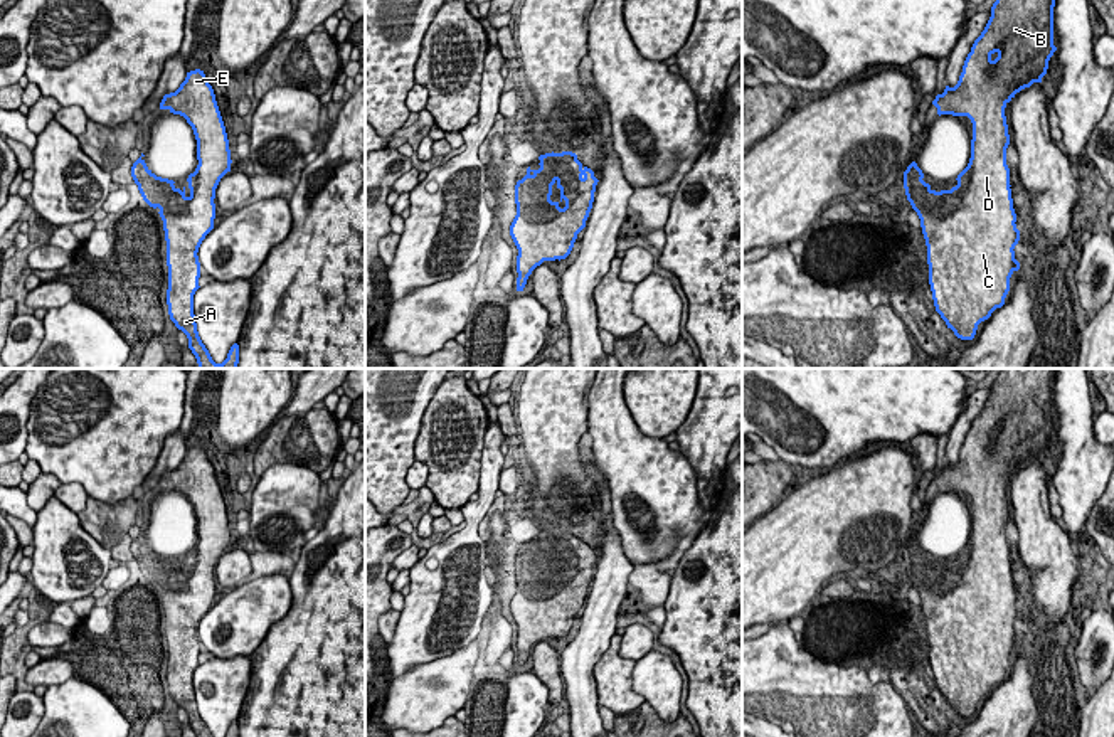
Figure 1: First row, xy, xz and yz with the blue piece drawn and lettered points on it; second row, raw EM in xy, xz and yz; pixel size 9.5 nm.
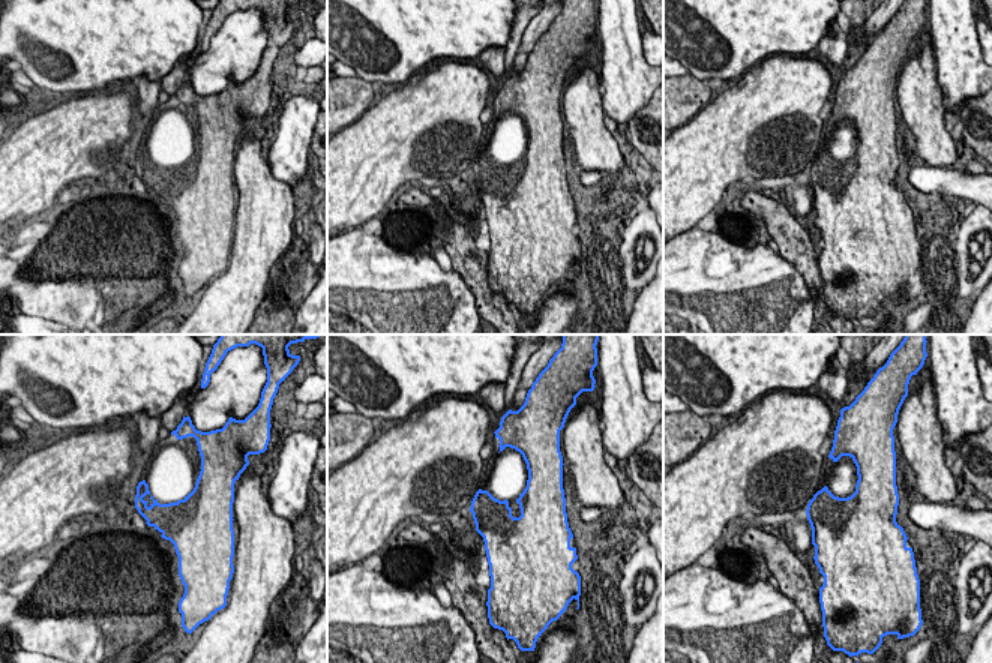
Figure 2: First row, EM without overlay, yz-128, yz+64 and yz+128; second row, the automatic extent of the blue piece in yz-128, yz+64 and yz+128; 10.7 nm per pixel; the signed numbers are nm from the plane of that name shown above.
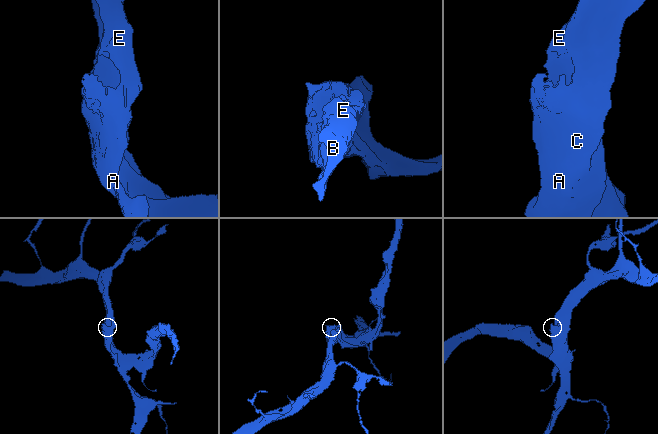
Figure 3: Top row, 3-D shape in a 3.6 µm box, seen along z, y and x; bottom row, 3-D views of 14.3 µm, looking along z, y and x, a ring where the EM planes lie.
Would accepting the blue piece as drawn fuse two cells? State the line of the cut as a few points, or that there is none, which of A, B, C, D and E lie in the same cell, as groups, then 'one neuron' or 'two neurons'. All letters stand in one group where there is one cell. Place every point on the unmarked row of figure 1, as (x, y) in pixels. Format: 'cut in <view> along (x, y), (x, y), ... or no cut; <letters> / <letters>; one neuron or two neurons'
no cut; A B C D E; one neuron

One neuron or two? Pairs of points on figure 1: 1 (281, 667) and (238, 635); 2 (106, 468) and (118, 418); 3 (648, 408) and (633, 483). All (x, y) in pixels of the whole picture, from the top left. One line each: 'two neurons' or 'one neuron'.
1: two neurons
2: one neuron
3: two neurons

